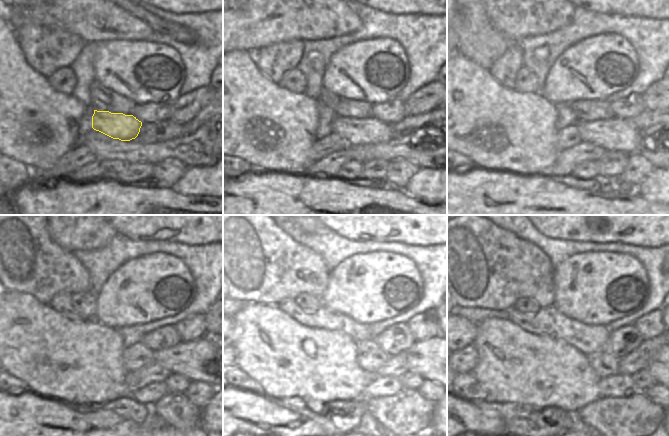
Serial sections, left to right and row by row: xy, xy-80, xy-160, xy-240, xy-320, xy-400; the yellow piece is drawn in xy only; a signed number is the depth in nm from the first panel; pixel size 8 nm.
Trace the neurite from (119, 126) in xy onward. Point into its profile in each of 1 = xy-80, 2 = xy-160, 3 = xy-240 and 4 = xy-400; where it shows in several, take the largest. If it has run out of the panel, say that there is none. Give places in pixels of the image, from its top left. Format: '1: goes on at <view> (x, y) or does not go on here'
1: goes on at xy-80 (369, 131)
2: goes on at xy-160 (615, 134)
3: goes on at xy-240 (197, 360)
4: goes on at xy-400 (650, 367)

